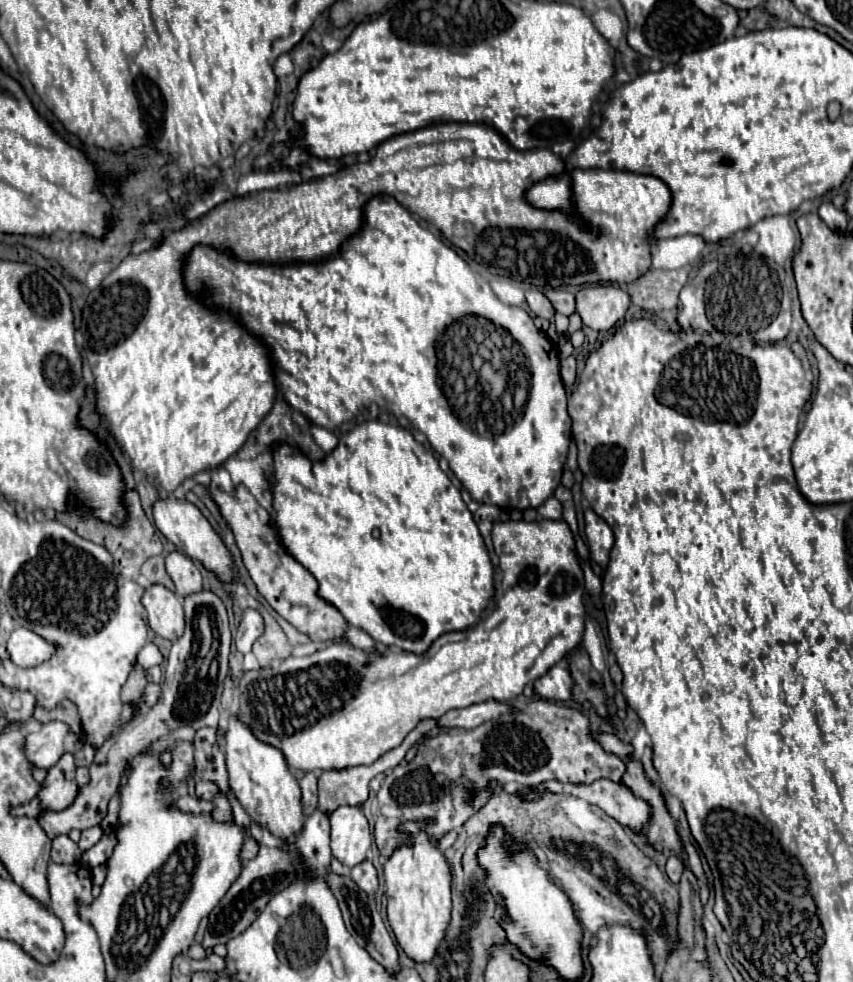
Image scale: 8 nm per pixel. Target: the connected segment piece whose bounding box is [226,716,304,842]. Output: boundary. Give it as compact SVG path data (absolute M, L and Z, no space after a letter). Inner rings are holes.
M236 716L230 718L230 726L226 732L226 768L230 788L254 822L258 822L262 828L268 828L282 842L290 840L302 830L302 794L296 778L286 766L282 752L274 746L258 742L254 734L250 734L250 730L242 722L238 722Z

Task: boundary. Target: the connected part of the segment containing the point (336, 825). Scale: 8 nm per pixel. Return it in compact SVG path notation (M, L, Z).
M340 806L330 814L330 848L346 868L364 862L372 844L370 826L360 808Z

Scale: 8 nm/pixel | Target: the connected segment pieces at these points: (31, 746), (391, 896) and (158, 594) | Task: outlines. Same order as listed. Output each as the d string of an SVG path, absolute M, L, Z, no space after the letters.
M48 722L32 730L24 742L26 760L38 768L50 768L58 758L70 750L82 748L82 734L72 734L64 722Z
M406 822L400 826L400 832L410 832L412 834L412 846L400 846L392 858L386 860L384 864L384 884L386 884L386 898L388 898L388 922L390 928L396 936L396 942L400 944L400 948L406 952L406 956L414 962L422 962L428 964L434 960L448 922L450 922L450 866L444 858L442 852L438 852L436 848L436 840L430 840L428 834L424 832L424 824L422 822Z
M154 584L146 588L142 604L148 612L148 626L166 640L178 640L184 630L182 600L168 588Z

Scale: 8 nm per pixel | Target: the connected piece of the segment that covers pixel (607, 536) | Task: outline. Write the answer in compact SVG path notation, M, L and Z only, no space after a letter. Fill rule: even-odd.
M586 510L586 538L588 538L588 548L592 554L592 560L598 562L602 568L608 564L608 554L614 544L614 534L610 526L594 514L594 510Z

